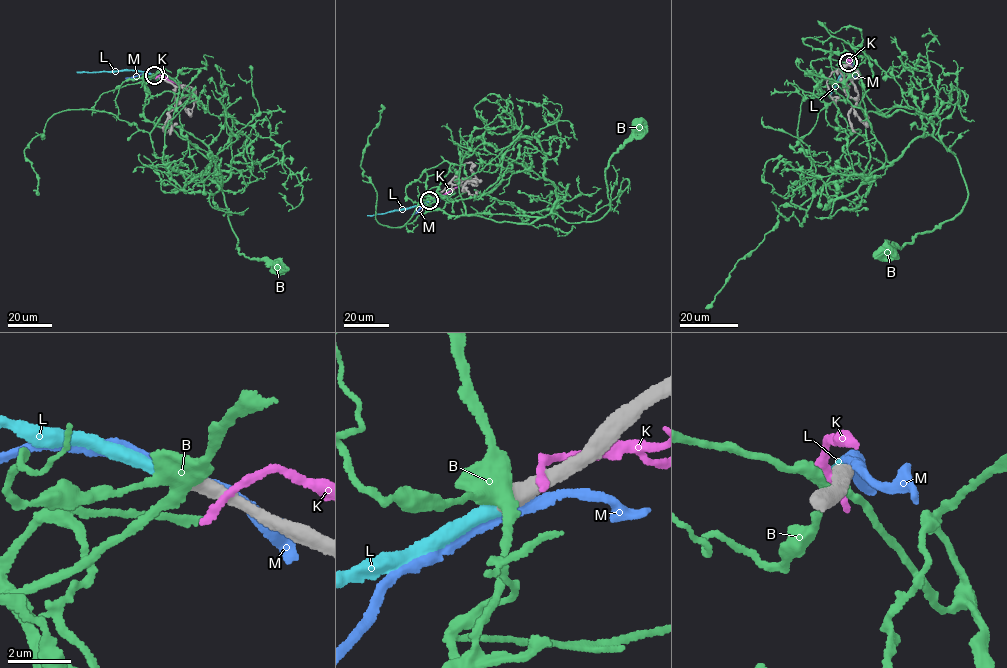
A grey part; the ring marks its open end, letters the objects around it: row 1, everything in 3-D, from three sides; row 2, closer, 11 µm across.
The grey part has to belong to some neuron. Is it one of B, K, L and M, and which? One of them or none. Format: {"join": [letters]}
{"join": ["L"]}

